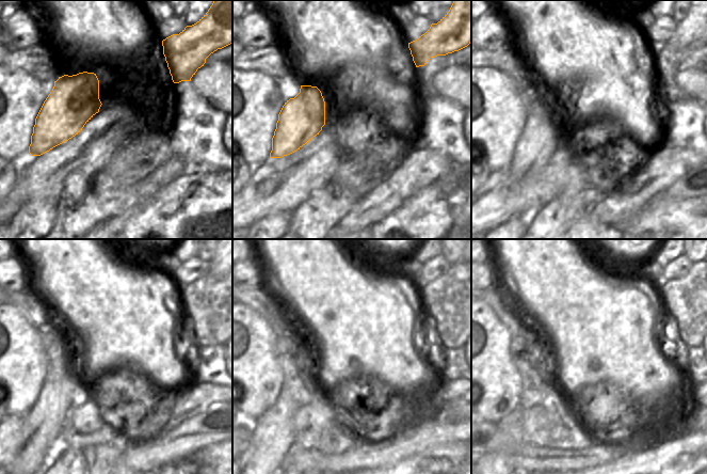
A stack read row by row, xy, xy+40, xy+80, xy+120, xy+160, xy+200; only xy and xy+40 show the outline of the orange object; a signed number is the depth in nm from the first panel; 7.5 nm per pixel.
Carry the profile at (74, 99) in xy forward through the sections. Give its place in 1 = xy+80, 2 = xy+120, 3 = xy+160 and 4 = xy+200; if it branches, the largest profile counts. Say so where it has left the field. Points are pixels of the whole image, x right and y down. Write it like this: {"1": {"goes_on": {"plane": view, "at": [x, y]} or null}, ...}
{"1": {"goes_on": {"plane": "xy+80", "at": [539, 139]}}, "2": {"goes_on": {"plane": "xy+120", "at": [60, 393]}}, "3": {"goes_on": {"plane": "xy+160", "at": [273, 433]}}, "4": {"goes_on": {"plane": "xy+200", "at": [511, 432]}}}

